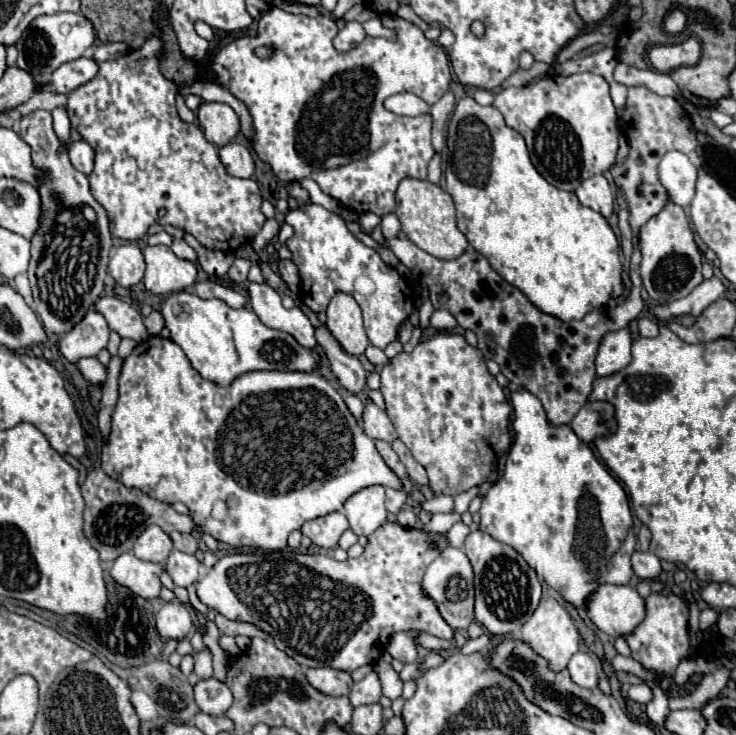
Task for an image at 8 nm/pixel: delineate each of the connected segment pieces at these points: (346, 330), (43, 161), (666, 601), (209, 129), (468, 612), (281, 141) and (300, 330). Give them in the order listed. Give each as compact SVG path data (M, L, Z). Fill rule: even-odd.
M336 292L328 304L328 330L346 348L348 354L358 356L366 350L368 336L362 326L362 310L352 294Z
M36 110L28 116L22 116L20 118L20 138L32 148L32 164L46 172L46 180L44 182L38 182L38 194L40 194L40 204L42 204L42 216L40 216L40 228L36 230L36 234L32 236L32 258L30 258L30 266L28 266L28 278L30 278L30 288L32 288L32 296L34 296L34 310L38 312L38 316L42 318L44 322L44 328L62 336L66 332L70 332L82 318L84 314L92 308L92 304L102 296L102 290L104 290L104 281L107 276L107 267L109 262L109 253L113 246L112 244L112 234L110 232L110 218L108 218L108 212L106 208L102 208L98 204L98 200L90 194L90 186L88 186L88 178L78 172L72 164L70 164L70 158L68 158L68 148L62 140L58 140L58 136L54 134L54 128L52 128L52 114L46 112L46 110ZM52 194L58 194L60 200L64 200L64 204L80 204L80 208L84 204L96 208L96 216L100 216L100 272L96 272L96 284L92 286L92 292L88 292L88 296L84 296L84 304L80 304L80 312L76 312L76 320L72 320L72 324L68 324L68 320L56 320L56 316L52 316L52 308L48 308L48 304L44 304L44 300L40 300L40 292L36 292L36 260L40 260L40 248L44 248L44 232L48 232L48 228L52 228L52 212L56 212L56 204L52 204ZM106 260L106 262L104 262Z
M650 594L646 598L646 608L648 612L644 622L640 624L640 628L636 628L636 632L632 632L632 636L626 638L626 642L632 650L632 656L646 668L674 676L678 662L692 656L690 634L688 634L688 608L676 594L670 596Z
M202 102L196 112L198 124L208 142L216 146L224 146L240 132L238 114L222 102Z
M448 546L426 570L424 576L424 592L436 600L442 618L454 630L466 630L474 620L474 574L472 564L464 550Z
M272 8L270 12L266 12L260 22L258 22L258 32L256 36L240 36L236 40L232 40L230 44L218 48L210 60L210 68L216 76L216 82L226 88L230 94L234 94L240 102L246 104L250 116L252 116L252 138L250 138L250 146L256 150L258 158L266 164L270 164L272 172L284 180L284 182L298 182L302 178L312 178L324 194L336 198L340 204L356 210L358 214L364 214L364 212L374 212L378 216L386 216L388 212L392 212L396 208L396 200L394 200L394 194L396 194L396 186L402 178L418 178L418 180L424 180L426 178L426 166L430 162L430 158L434 156L434 148L432 148L432 142L430 142L430 128L432 128L432 118L430 114L422 114L422 116L414 116L414 118L408 118L408 116L398 116L398 114L392 114L384 108L384 100L392 94L398 94L398 92L414 92L416 96L420 96L424 102L428 104L434 104L438 102L446 90L450 88L450 64L448 64L448 56L444 52L444 48L436 46L434 42L430 42L424 32L420 28L414 28L414 24L398 18L398 20L392 20L392 18L384 18L384 24L388 28L394 28L398 32L398 40L396 42L390 42L386 38L372 38L372 36L366 36L356 48L352 48L350 52L338 52L333 46L333 39L338 33L338 27L333 18L321 16L320 18L310 18L310 16L304 16L304 14L292 14L292 12L286 12L282 8ZM256 46L270 46L272 48L272 56L262 60L258 56L254 56L254 48Z
M250 282L248 296L250 296L252 310L268 328L276 328L276 330L284 330L284 332L292 334L304 348L316 346L314 328L312 328L308 316L298 306L294 306L290 310L284 308L278 292L272 290L268 284Z

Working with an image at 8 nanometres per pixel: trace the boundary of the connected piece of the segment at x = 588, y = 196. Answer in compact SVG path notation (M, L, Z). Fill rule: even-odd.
M602 174L584 180L576 188L576 196L584 206L600 212L604 218L610 218L614 212L614 194L608 180Z

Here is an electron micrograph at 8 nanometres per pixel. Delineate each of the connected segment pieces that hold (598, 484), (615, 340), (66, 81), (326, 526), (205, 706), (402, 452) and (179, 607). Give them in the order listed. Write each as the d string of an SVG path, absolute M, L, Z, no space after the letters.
M528 390L514 392L510 396L514 406L514 442L506 456L506 470L482 500L480 530L488 532L494 540L504 542L518 550L524 560L544 578L564 600L576 608L586 608L588 598L600 586L596 574L606 574L612 566L612 556L620 550L630 526L632 514L624 488L612 478L612 474L596 460L594 452L582 442L570 426L548 424L546 412Z
M626 328L606 332L602 342L600 342L598 354L596 354L598 376L610 376L612 372L626 368L632 360L630 346L632 346L632 338L630 338L630 332Z
M78 58L72 62L62 64L48 84L44 84L40 90L52 90L52 92L68 92L74 90L86 82L90 82L98 74L98 62L94 58Z
M330 512L316 520L306 522L300 532L322 548L336 548L342 532L348 530L348 518L342 512Z
M208 678L200 680L194 686L194 700L204 714L224 716L226 710L232 706L232 692L216 678Z
M394 440L394 442L392 442L392 448L398 452L398 456L400 456L402 464L406 466L410 480L412 480L412 482L416 482L416 484L428 484L428 478L426 478L424 468L422 468L414 458L412 458L412 454L408 452L408 448L406 448L400 440Z
M168 602L156 614L156 630L166 640L182 640L192 632L192 628L192 616L182 602Z

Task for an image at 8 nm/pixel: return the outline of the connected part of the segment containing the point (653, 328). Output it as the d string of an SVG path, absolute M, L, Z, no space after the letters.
M646 316L638 318L638 330L640 330L640 334L646 336L646 338L654 338L654 336L658 336L658 324L656 324L654 320L646 318Z

